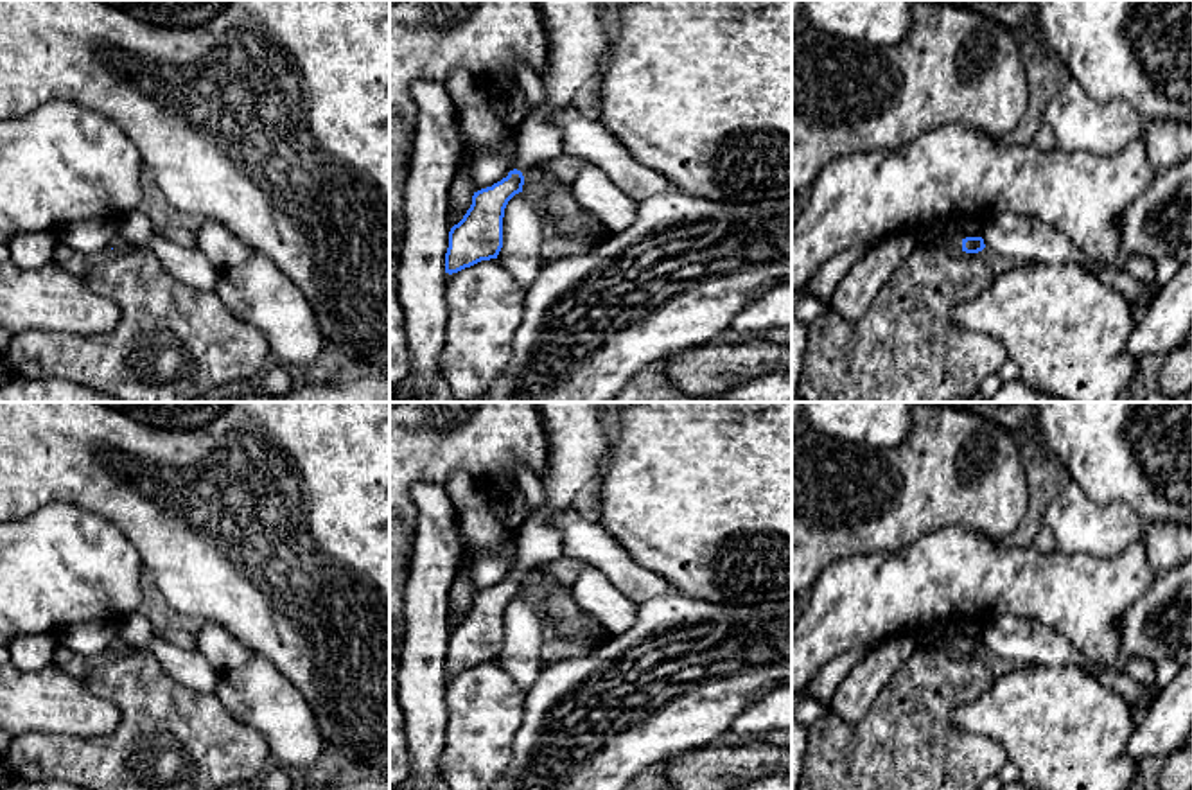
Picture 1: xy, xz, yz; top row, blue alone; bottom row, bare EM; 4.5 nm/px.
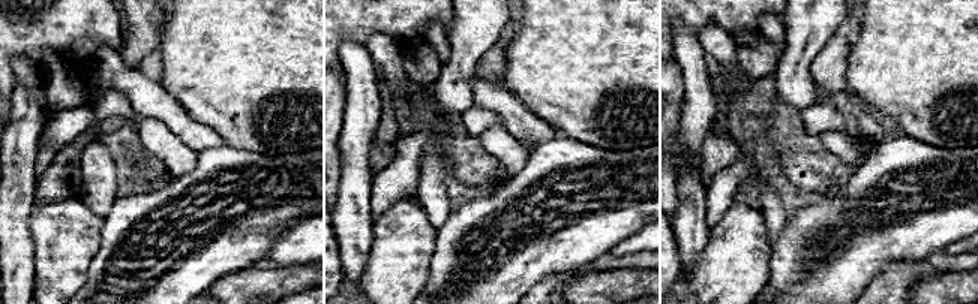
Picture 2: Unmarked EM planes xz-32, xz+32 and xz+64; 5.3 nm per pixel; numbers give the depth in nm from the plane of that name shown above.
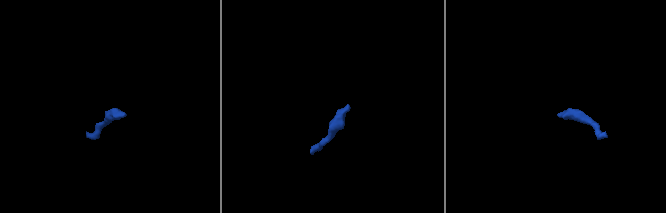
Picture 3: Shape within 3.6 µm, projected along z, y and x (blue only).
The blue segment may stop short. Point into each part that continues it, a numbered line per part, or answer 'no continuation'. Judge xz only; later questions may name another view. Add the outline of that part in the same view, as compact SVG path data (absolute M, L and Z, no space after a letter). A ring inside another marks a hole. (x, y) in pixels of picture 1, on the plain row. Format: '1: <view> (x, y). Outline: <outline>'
1: xz (578, 435). Outline: M539 402L539 411L548 440L546 503L515 531L512 557L521 575L564 558L562 533L548 517L573 510L574 496L600 476L612 440L607 402Z

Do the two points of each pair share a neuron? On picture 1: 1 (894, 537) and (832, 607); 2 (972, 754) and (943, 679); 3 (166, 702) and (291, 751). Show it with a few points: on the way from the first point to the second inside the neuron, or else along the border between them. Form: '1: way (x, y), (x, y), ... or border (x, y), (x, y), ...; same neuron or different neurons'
1: border (921, 535), (898, 550), (860, 552), (841, 561); different neurons
2: way (954, 737), (943, 726), (943, 697); same neuron
3: border (234, 717), (264, 738), (273, 762); different neurons

